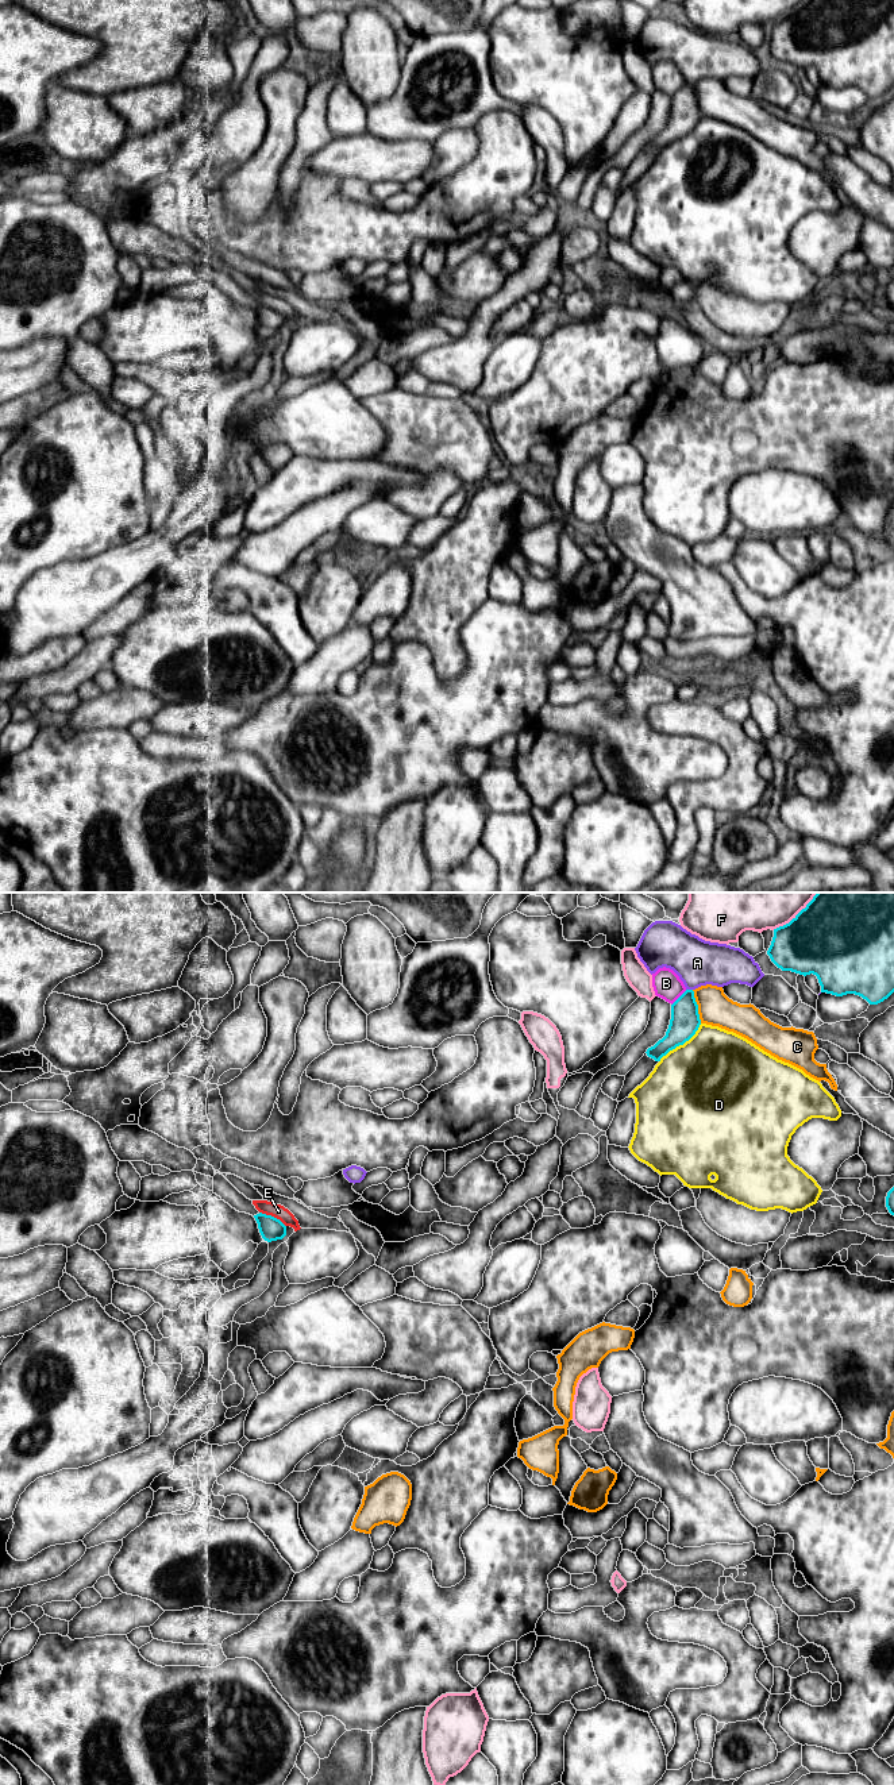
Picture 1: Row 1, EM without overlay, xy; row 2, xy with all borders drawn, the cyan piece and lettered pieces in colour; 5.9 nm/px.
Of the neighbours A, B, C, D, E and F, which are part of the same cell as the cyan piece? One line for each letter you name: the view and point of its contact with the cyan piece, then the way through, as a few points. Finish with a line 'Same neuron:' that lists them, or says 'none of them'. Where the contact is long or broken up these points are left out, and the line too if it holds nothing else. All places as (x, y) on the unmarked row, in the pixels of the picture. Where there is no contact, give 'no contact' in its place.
Same neuron: none of them

